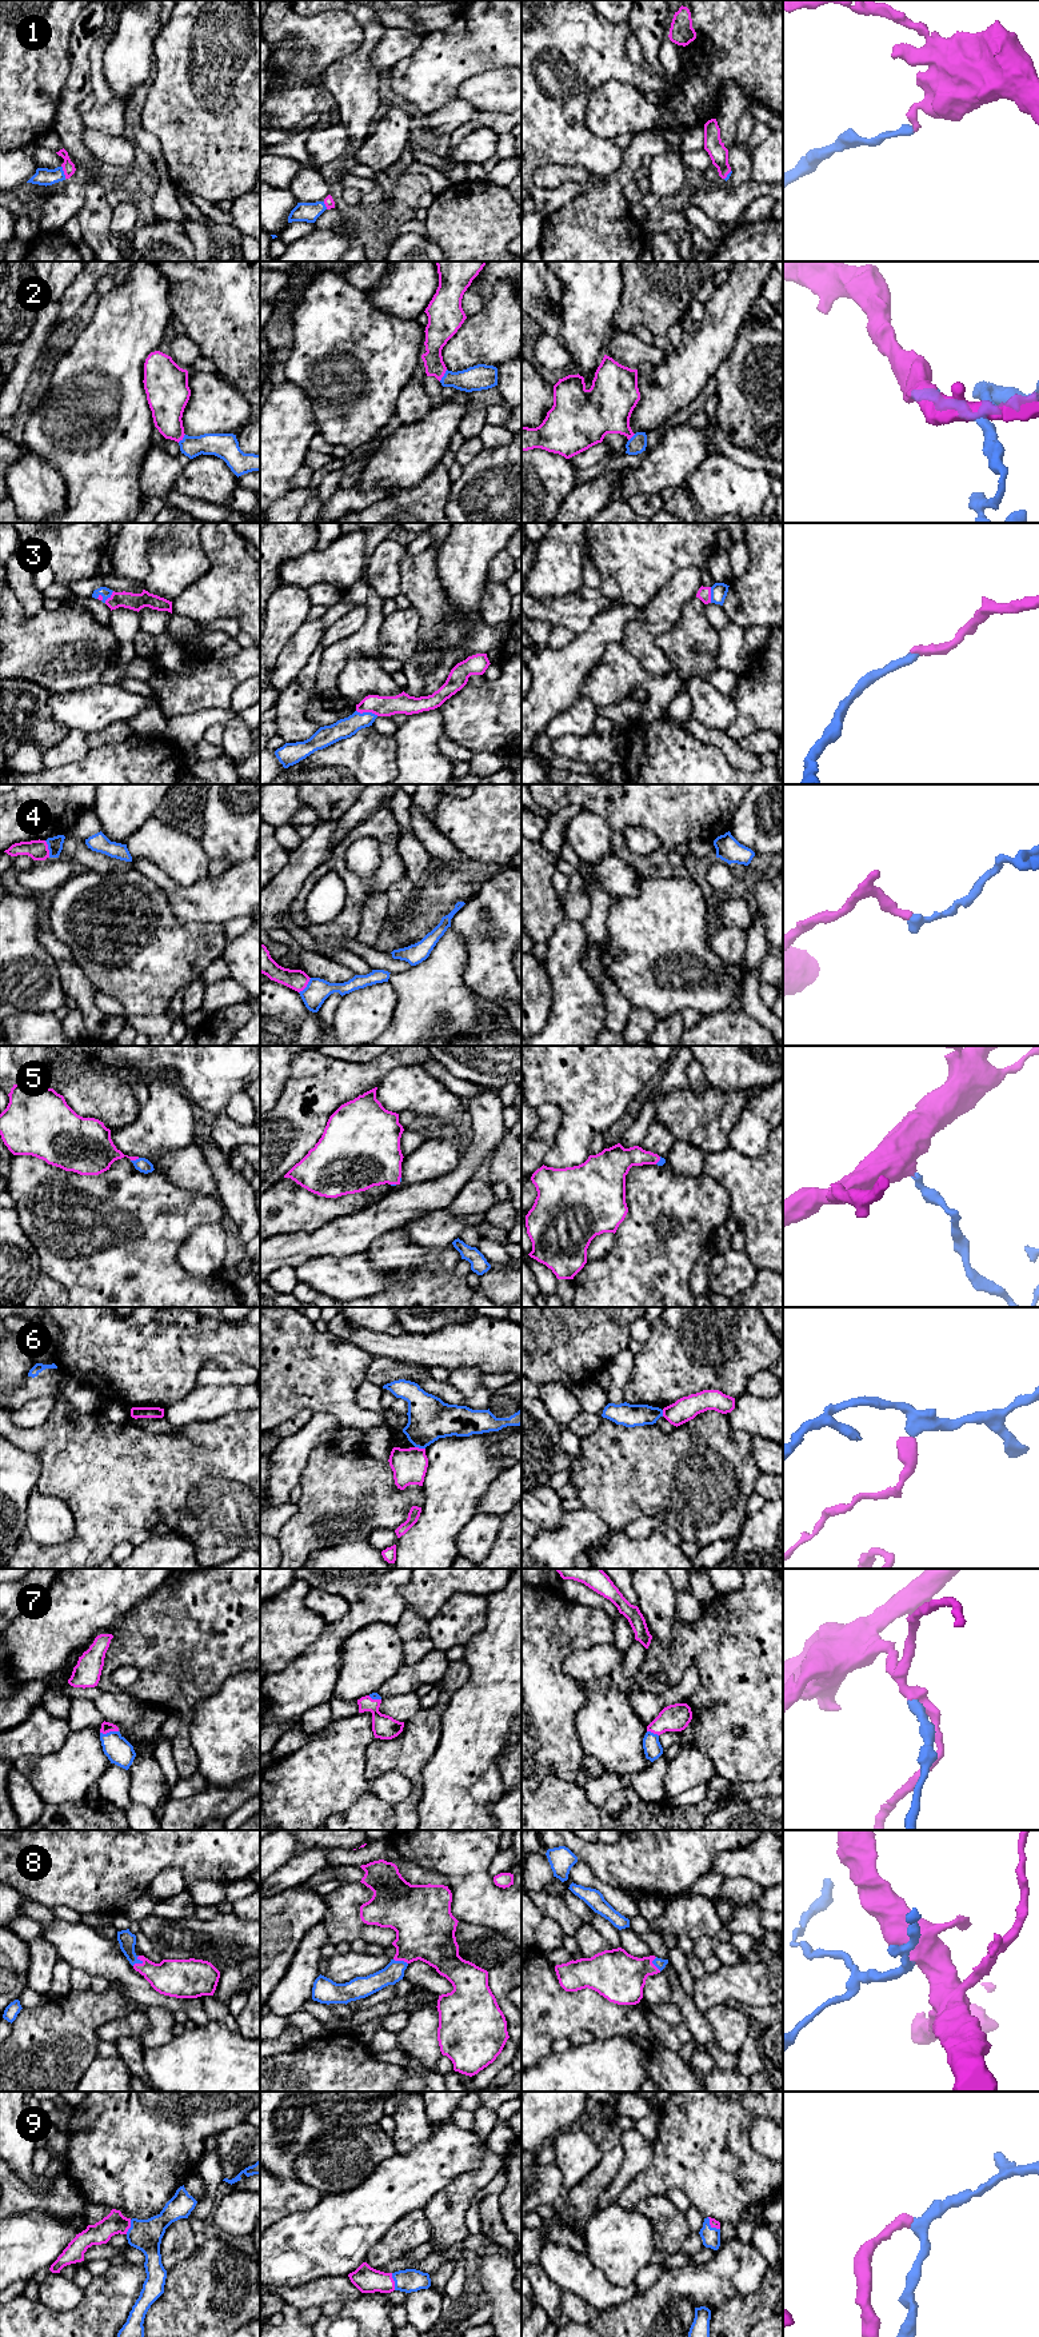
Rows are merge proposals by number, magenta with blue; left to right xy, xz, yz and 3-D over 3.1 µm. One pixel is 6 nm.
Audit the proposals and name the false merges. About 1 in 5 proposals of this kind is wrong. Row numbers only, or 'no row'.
4, 6

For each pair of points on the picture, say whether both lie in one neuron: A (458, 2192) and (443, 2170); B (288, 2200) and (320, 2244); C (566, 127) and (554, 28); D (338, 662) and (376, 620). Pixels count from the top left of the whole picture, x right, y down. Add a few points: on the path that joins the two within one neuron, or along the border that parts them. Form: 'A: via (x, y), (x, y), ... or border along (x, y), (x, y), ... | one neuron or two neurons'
A: border along (479, 2168), (450, 2180), (427, 2201) | two neurons
B: border along (295, 2210), (274, 2224) | two neurons
C: via (555, 103), (552, 52) | one neuron
D: via (347, 651), (367, 631) | one neuron

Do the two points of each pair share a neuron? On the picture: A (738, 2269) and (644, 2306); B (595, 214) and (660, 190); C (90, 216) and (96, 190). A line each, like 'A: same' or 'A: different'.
A: same
B: different
C: same

